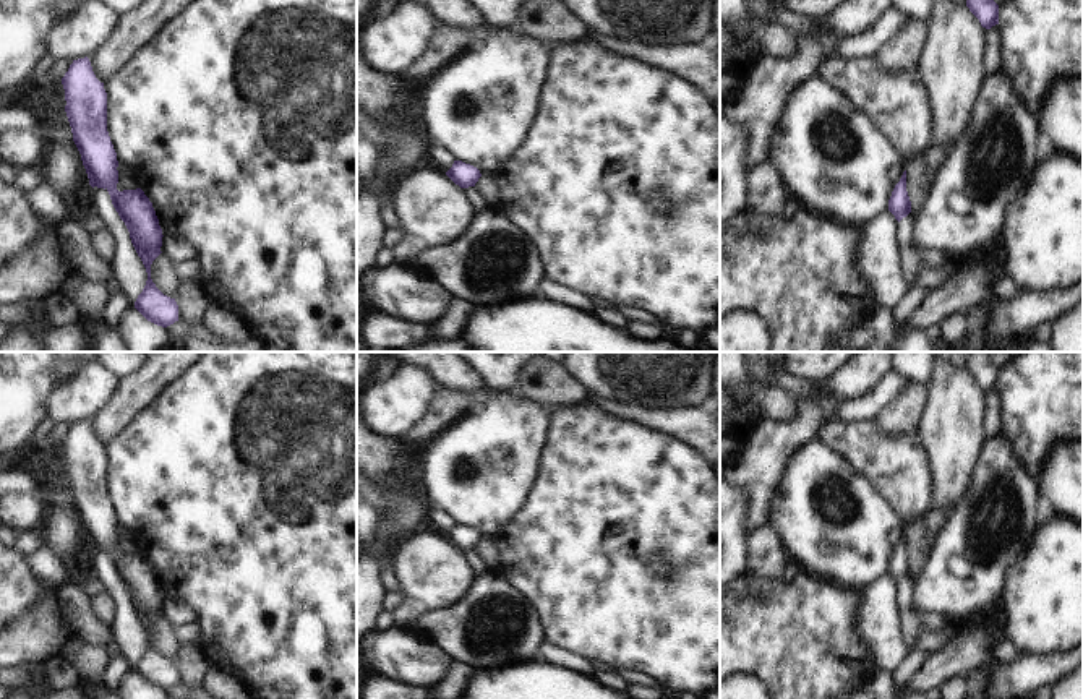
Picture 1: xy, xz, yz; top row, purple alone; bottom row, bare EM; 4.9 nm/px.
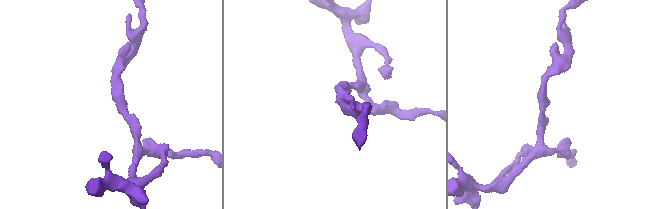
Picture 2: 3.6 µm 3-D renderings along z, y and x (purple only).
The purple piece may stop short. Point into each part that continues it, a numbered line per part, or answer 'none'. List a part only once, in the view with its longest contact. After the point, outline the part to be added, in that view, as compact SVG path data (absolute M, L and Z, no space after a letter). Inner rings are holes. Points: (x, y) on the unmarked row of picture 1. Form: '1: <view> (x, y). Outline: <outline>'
none

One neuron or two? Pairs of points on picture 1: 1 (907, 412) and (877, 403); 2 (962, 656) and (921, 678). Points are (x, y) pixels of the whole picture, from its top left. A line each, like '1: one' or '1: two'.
1: two
2: one

